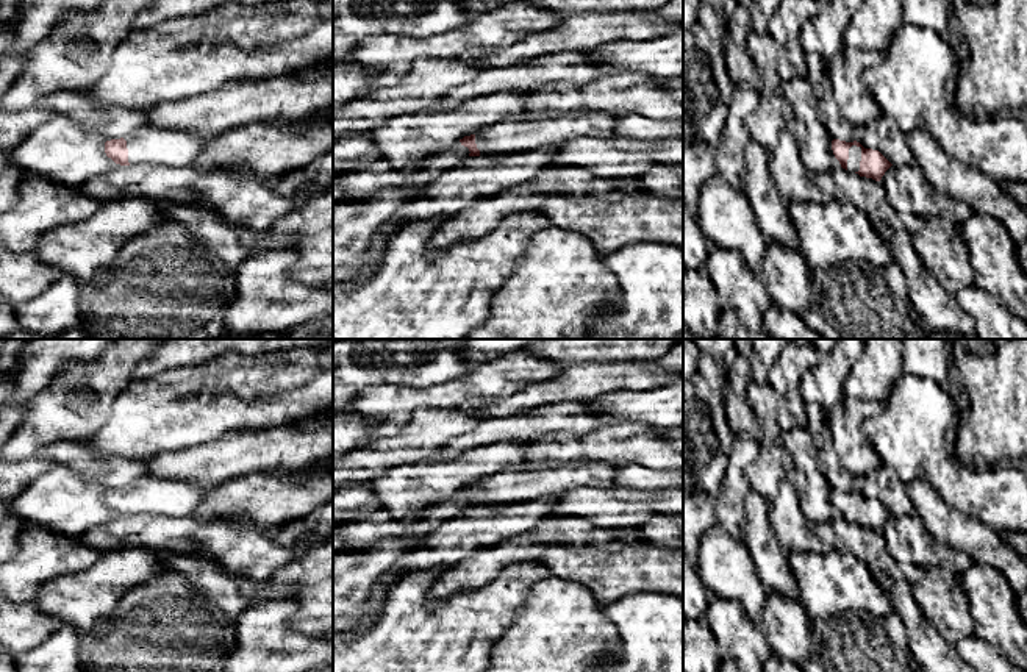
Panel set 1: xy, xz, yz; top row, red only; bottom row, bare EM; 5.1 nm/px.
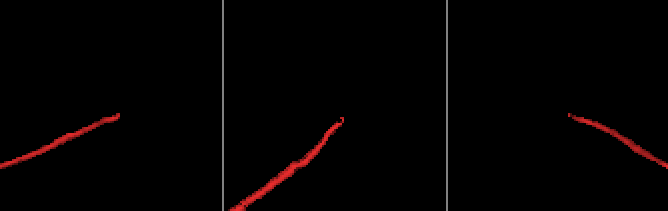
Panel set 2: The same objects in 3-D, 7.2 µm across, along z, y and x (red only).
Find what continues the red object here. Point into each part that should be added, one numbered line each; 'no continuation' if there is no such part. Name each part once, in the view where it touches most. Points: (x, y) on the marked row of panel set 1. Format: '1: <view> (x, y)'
1: yz (854, 160)

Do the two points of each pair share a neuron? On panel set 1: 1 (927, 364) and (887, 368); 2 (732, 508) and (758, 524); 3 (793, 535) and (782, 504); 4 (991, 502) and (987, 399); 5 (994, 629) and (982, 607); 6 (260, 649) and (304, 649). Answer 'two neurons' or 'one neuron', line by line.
1: two neurons
2: two neurons
3: one neuron
4: two neurons
5: one neuron
6: one neuron

